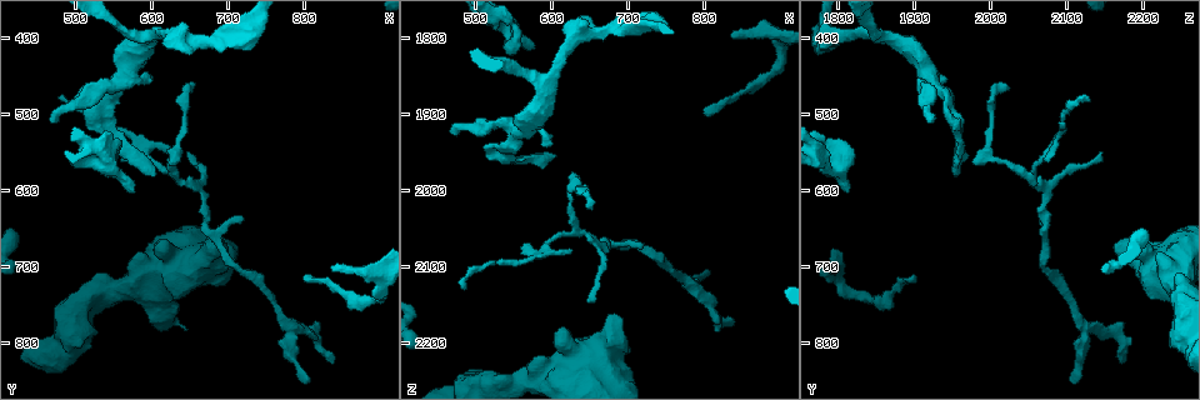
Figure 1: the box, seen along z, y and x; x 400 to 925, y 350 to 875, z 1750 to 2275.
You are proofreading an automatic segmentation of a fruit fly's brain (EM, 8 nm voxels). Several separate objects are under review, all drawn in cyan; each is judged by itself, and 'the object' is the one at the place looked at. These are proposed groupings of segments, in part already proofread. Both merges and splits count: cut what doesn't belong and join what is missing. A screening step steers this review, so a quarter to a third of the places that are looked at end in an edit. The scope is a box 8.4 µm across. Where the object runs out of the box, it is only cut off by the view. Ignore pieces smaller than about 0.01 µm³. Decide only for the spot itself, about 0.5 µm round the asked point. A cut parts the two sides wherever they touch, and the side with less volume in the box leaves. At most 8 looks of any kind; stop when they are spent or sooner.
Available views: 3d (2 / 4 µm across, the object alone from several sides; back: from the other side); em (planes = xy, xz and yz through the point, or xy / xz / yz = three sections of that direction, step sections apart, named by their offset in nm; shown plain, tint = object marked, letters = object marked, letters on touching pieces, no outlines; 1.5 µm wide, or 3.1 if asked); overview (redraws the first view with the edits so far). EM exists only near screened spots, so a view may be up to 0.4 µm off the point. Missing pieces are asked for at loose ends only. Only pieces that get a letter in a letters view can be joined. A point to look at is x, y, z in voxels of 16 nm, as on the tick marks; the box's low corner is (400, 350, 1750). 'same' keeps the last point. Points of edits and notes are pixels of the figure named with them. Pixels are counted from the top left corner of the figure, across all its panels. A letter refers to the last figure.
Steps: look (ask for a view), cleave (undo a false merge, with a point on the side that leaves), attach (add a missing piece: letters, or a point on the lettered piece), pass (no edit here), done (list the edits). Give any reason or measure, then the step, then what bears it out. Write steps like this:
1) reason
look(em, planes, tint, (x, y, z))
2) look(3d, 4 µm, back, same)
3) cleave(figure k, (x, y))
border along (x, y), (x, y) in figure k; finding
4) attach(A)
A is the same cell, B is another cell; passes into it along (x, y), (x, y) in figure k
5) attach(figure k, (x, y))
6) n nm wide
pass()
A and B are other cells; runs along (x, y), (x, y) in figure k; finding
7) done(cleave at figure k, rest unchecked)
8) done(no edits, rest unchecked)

an open end
look(3d, 4 µm, (560, 560, 2080))

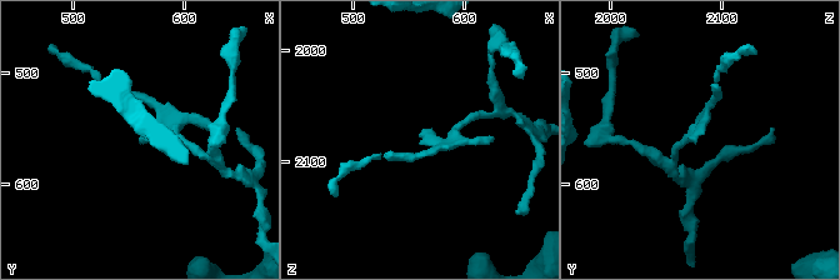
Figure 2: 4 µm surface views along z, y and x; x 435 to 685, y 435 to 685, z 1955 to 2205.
need the tissue
look(em, yz, step 8, letters, (562, 562, 2078))

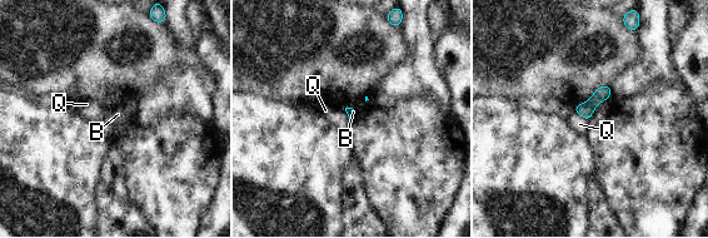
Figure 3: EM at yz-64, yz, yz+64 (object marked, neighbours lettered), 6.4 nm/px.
Q touches over 120 nm
pass()
B and Q are other cells; border along (574, 110), (588, 122) in figure 3; no lettered piece goes on from it

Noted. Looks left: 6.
free end
look(3d, 4 µm, (805, 715, 1895))

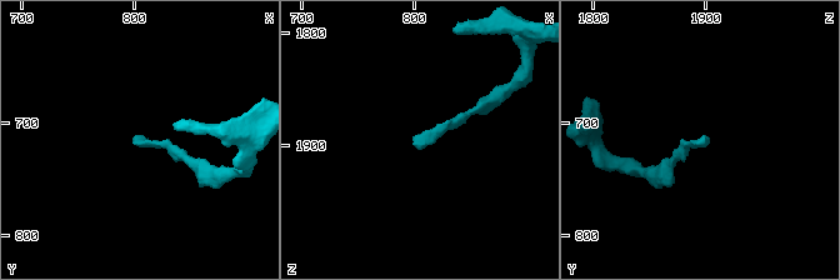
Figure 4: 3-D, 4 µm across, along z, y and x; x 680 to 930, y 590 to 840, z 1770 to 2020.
look(em, xz, step 4, letters, (802, 710, 1896))

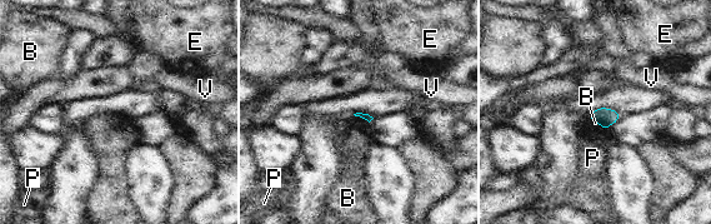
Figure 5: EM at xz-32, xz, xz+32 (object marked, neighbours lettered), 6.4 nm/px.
look(em, planes, letters, same)

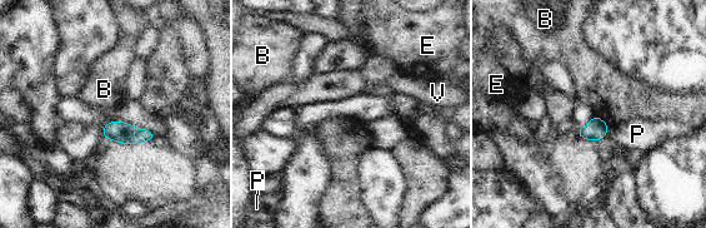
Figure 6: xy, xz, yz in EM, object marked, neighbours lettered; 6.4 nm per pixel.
pass()
B, E, P and V are other cells; border along (595, 115), (606, 123) in figure 6; none of them fits

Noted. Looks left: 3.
thin end
look(3d, 4 µm, (720, 640, 2075))

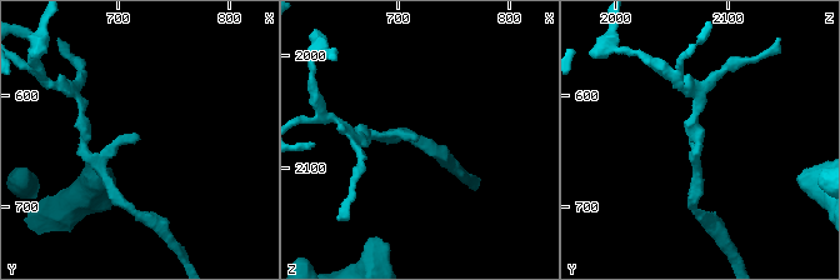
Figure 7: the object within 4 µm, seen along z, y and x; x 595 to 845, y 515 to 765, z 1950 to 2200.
look(em, xz, step 8, letters, (720, 638, 2076))

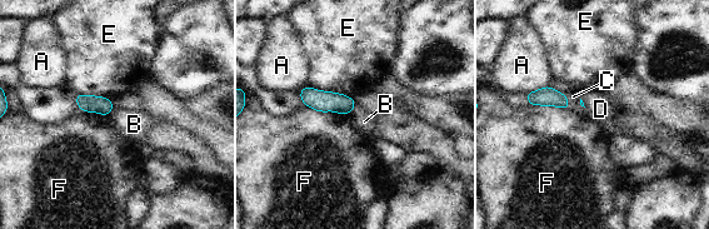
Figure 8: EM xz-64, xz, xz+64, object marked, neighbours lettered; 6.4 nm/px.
look(em, planes, letters, same)

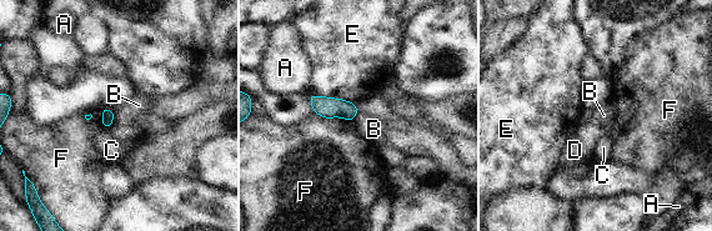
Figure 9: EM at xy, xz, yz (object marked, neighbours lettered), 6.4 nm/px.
pass()
A, B, C, D, E and F are other cells; border along (111, 110), (113, 122) in figure 9; no lettered piece goes on from it

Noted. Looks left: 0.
done(no edits, rest unchecked)

